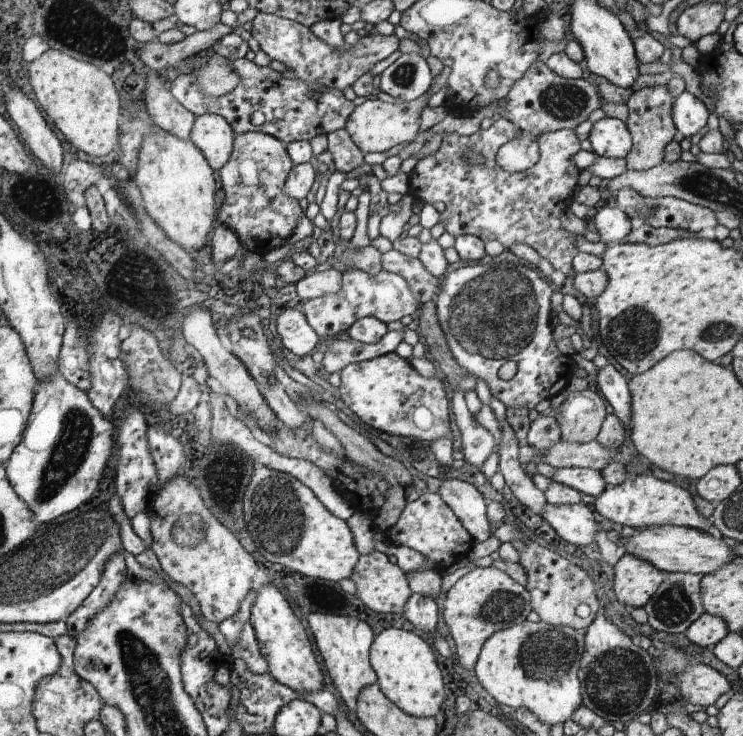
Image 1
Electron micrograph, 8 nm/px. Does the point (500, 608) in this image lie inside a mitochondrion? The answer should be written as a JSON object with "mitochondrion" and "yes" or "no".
{"mitochondrion":"yes"}

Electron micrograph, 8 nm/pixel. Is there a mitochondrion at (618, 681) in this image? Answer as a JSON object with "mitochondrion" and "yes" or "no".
{"mitochondrion":"yes"}

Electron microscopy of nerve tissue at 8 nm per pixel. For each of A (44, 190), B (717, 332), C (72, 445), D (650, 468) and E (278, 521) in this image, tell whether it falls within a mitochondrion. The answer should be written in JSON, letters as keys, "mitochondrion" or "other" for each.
{"A":"other","B":"mitochondrion","C":"mitochondrion","D":"other","E":"mitochondrion"}

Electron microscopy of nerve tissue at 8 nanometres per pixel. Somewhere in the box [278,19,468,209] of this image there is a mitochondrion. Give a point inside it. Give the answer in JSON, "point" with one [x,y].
{"point":[405,76]}

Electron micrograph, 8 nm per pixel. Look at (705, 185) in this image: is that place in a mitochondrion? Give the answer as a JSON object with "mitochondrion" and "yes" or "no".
{"mitochondrion":"yes"}

